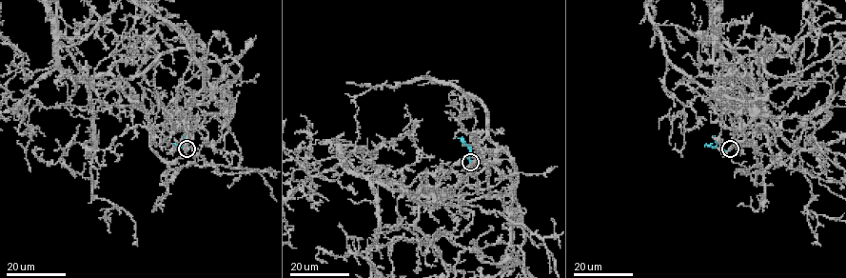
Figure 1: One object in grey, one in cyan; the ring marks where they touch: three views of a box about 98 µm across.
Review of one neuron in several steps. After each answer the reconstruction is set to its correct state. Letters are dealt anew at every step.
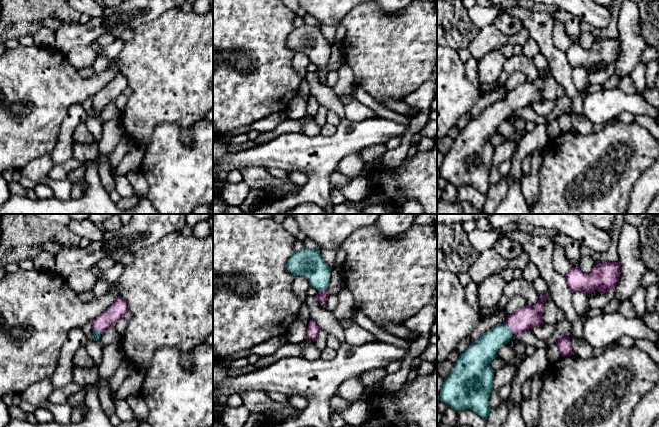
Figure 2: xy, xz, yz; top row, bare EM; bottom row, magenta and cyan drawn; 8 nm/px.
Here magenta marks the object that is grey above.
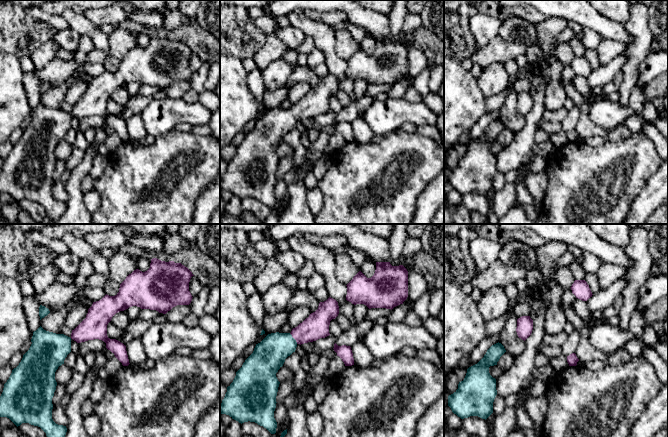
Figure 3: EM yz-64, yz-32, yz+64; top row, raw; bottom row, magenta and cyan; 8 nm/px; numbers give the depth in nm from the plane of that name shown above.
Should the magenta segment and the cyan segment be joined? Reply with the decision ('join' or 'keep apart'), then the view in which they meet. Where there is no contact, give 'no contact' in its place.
join | yz

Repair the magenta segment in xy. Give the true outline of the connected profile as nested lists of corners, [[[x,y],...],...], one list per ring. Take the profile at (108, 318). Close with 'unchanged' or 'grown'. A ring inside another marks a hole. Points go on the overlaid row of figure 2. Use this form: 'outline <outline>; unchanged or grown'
outline [[[117,297],[114,303],[103,313],[97,316],[92,323],[93,338],[99,341],[101,334],[124,316],[128,311],[127,303],[122,297]]]; grown

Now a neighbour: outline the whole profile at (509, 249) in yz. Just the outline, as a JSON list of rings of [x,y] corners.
[[[507,235],[499,238],[495,242],[493,249],[496,253],[507,260],[513,260],[523,252],[521,245],[518,242],[510,239]]]

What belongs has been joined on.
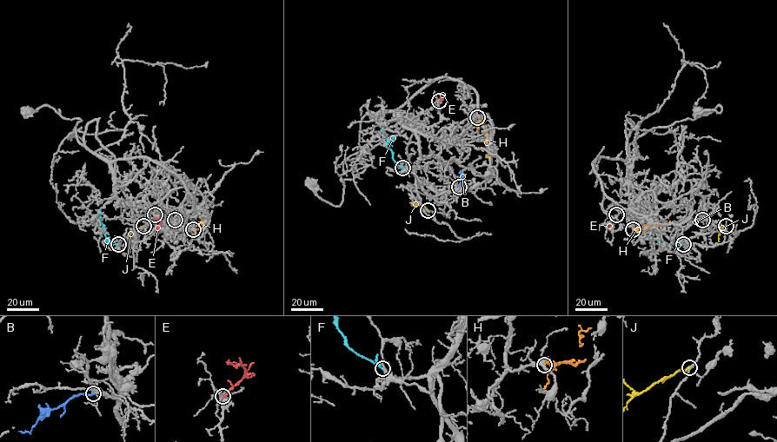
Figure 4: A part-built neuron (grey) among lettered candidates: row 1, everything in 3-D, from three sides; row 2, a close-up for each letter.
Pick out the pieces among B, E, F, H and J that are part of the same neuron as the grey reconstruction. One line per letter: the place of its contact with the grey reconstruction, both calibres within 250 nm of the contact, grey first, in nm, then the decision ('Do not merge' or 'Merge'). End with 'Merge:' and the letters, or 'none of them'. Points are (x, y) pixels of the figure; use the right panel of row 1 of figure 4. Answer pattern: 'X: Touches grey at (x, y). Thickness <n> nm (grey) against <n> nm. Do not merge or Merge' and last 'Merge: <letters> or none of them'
B: Touches grey at (702, 220). Thickness 280 nm (grey) against 220 nm. Merge
E: Touches grey at (616, 214). Thickness 110 nm (grey) against 160 nm. Do not merge
F: Touches grey at (683, 244). Thickness 180 nm (grey) against 150 nm. Do not merge
H: Touches grey at (633, 229). Thickness 240 nm (grey) against 280 nm. Do not merge
J: Touches grey at (726, 226). Thickness 190 nm (grey) against 320 nm. Do not merge
Merge: B

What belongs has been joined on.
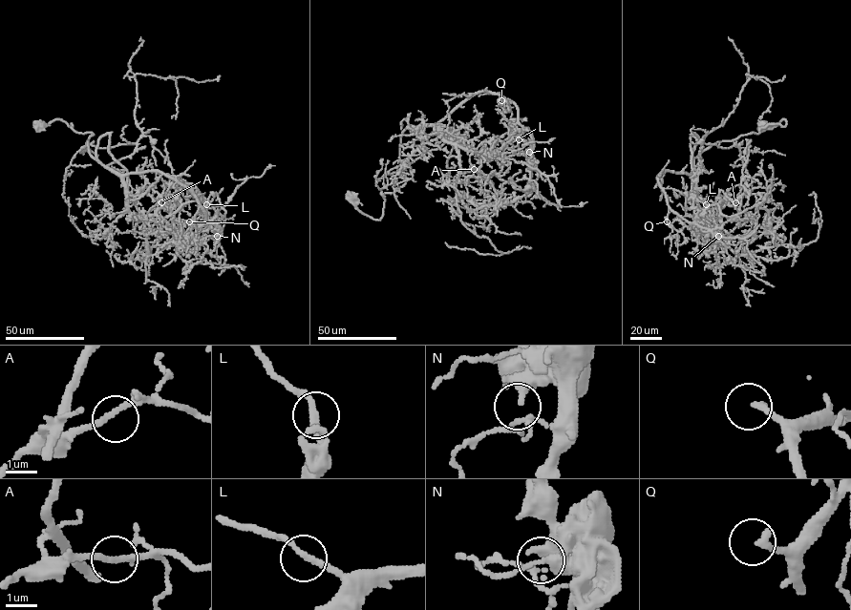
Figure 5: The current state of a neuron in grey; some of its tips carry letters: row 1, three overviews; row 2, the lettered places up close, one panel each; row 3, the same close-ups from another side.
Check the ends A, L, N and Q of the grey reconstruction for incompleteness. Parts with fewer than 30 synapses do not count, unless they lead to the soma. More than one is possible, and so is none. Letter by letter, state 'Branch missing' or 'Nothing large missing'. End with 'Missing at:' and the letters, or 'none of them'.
A: Nothing large missing
L: Nothing large missing
N: Nothing large missing
Q: Branch missing
Missing at: Q

